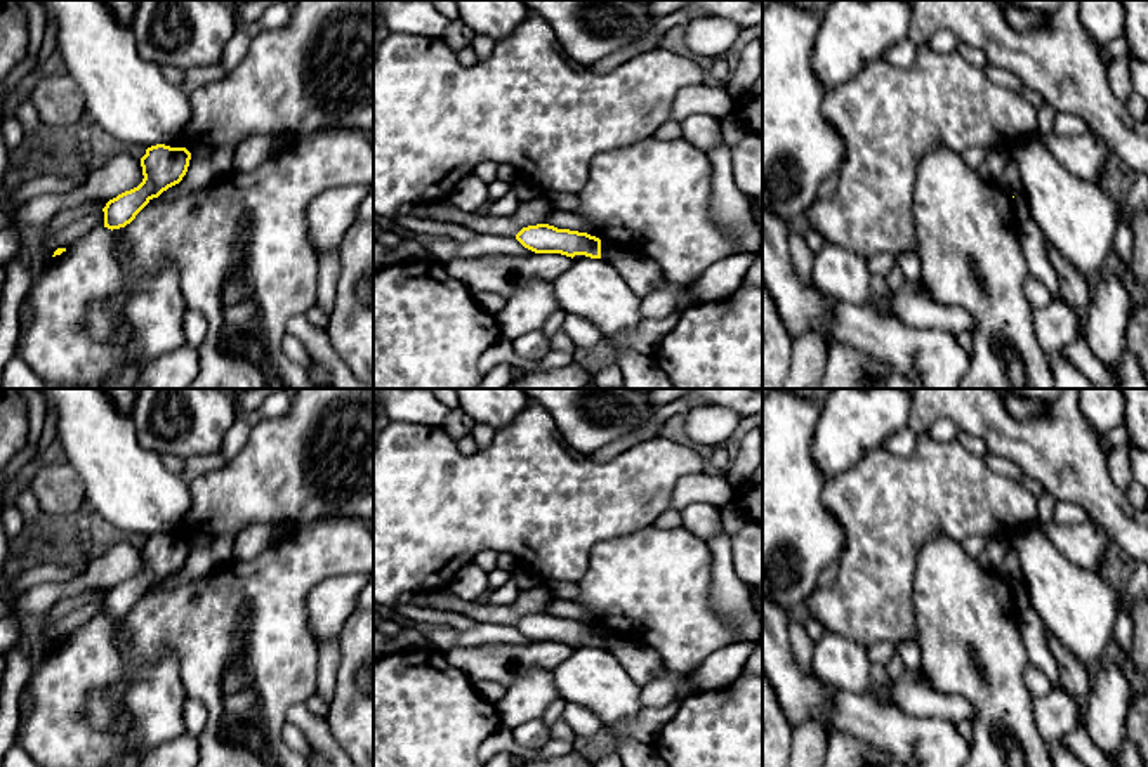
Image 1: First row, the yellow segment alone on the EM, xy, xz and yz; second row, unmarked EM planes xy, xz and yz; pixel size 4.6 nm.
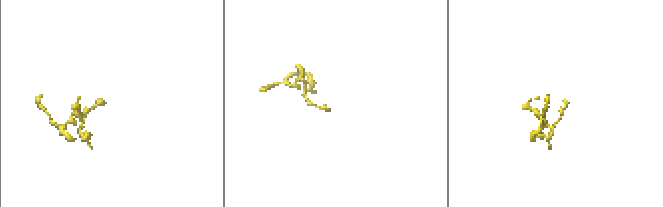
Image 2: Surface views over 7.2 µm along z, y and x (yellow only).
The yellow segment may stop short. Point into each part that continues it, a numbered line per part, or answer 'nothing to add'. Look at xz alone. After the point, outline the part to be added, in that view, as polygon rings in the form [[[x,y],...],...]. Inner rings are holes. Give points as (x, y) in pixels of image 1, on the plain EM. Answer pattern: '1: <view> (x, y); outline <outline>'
1: xz (608, 639); outline [[[601,628],[601,647],[613,649],[622,642],[622,639],[611,633],[608,628]]]

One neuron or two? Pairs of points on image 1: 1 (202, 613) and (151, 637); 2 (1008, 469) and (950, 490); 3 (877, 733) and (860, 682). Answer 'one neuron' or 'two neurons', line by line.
1: one neuron
2: two neurons
3: two neurons

